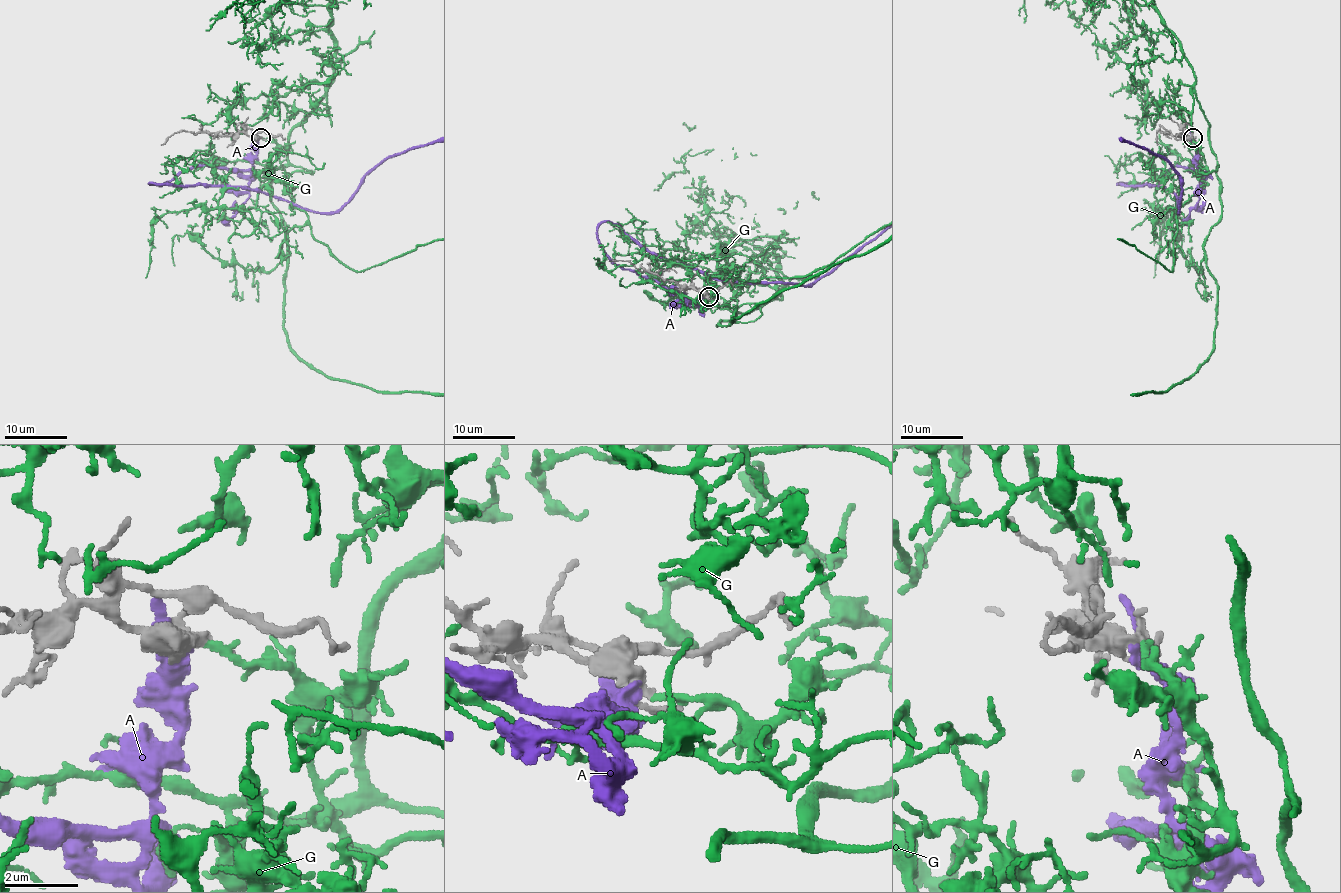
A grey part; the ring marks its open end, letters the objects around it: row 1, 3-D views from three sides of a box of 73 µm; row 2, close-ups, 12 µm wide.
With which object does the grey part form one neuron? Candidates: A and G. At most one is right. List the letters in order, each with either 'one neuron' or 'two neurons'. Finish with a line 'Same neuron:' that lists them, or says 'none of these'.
A: two neurons
G: one neuron
Same neuron: G

